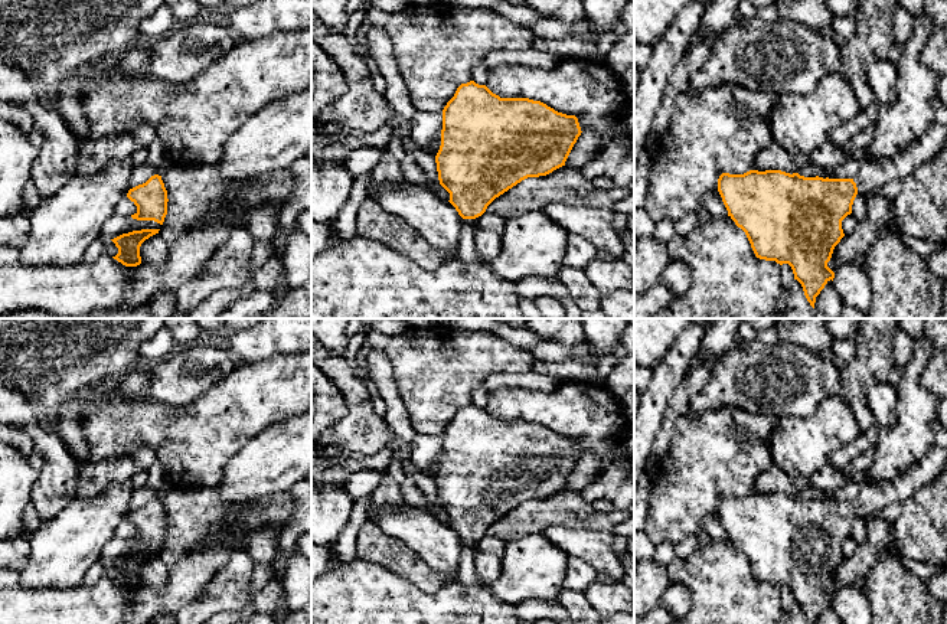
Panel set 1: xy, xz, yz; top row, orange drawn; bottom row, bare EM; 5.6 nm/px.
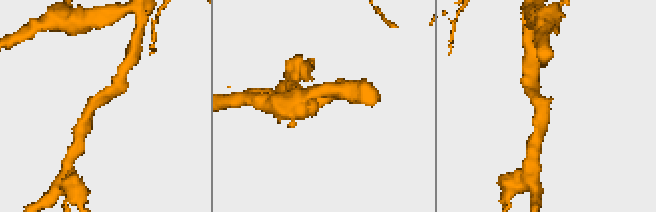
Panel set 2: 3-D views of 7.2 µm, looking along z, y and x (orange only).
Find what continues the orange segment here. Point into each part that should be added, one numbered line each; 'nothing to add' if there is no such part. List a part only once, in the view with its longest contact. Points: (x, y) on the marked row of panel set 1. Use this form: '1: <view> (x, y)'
1: yz (874, 173)

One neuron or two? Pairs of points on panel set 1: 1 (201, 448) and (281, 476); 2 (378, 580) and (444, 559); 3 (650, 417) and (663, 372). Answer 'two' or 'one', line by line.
1: two
2: two
3: one

